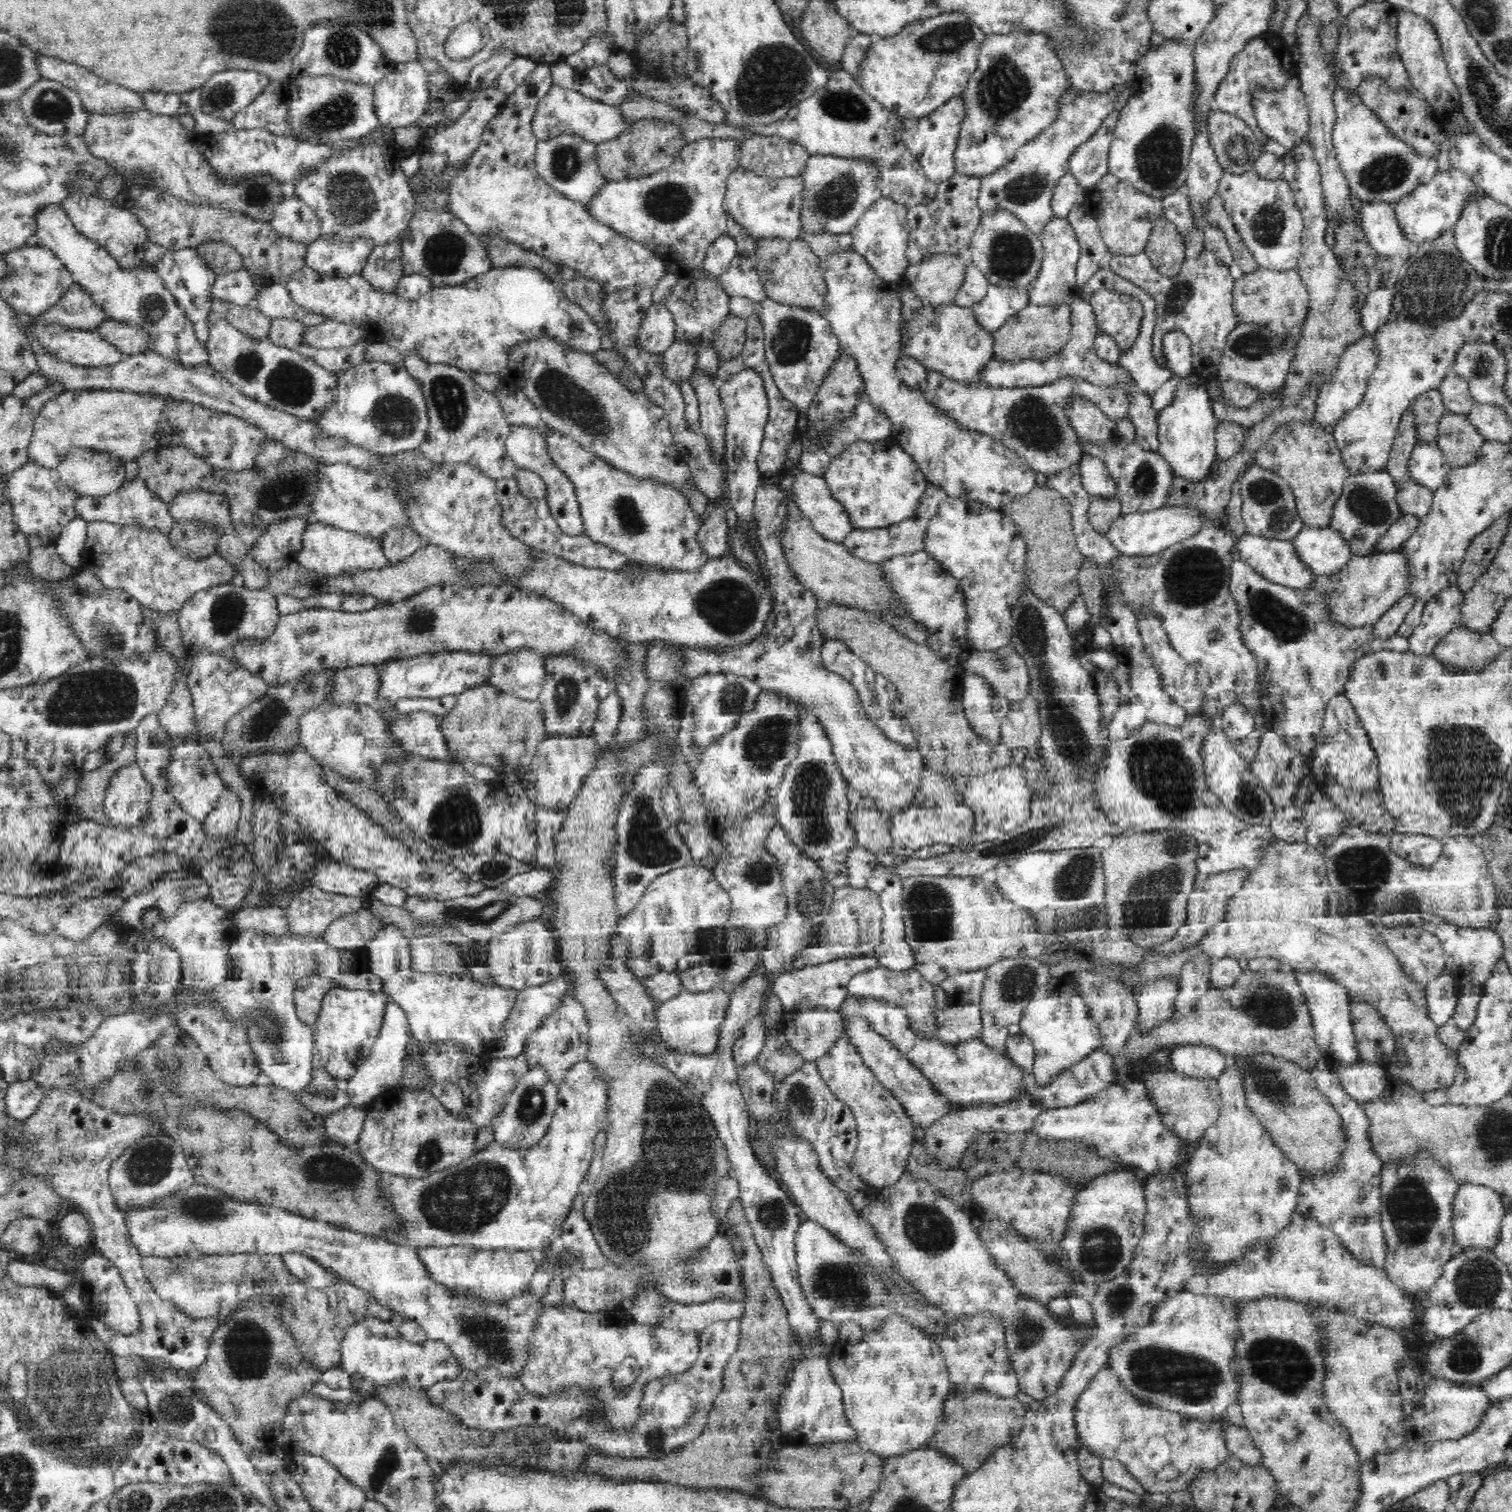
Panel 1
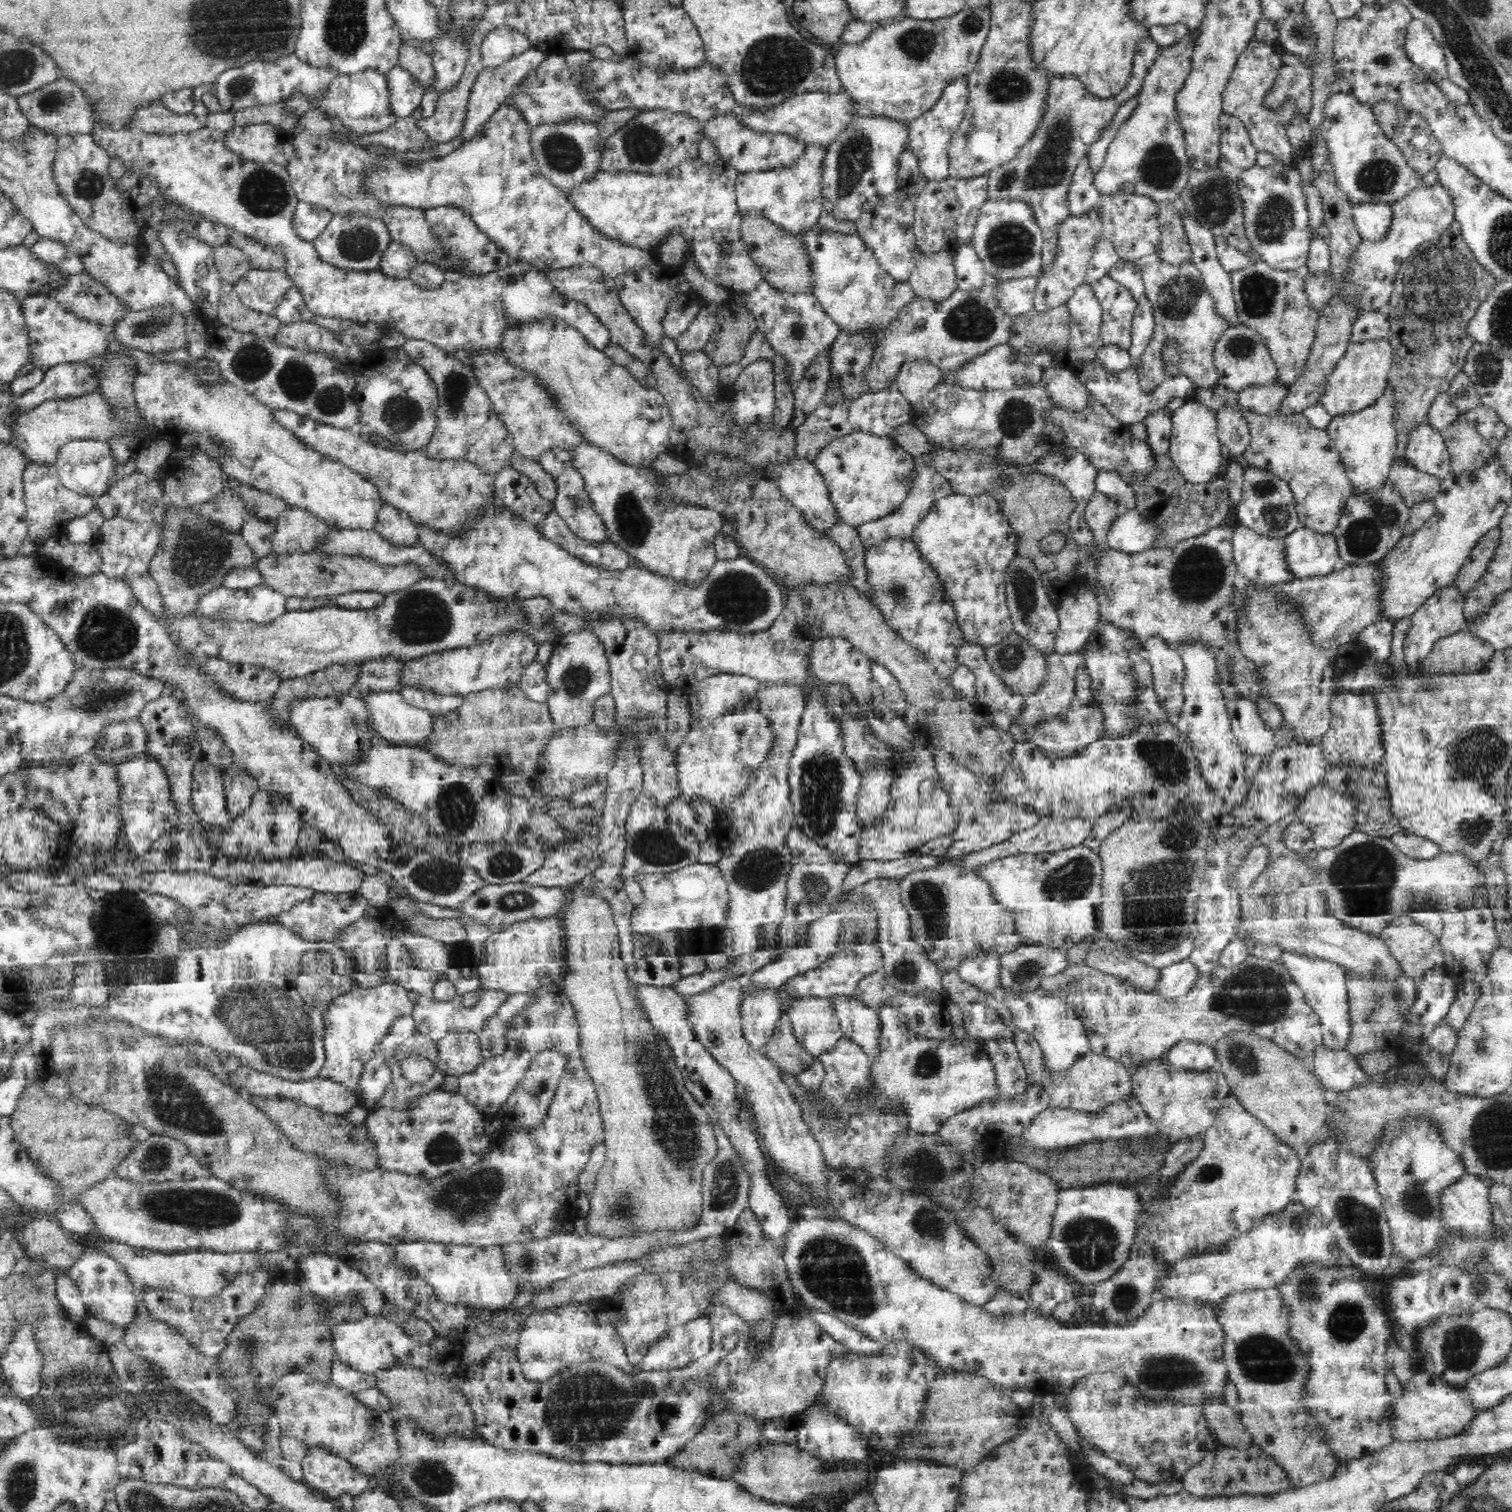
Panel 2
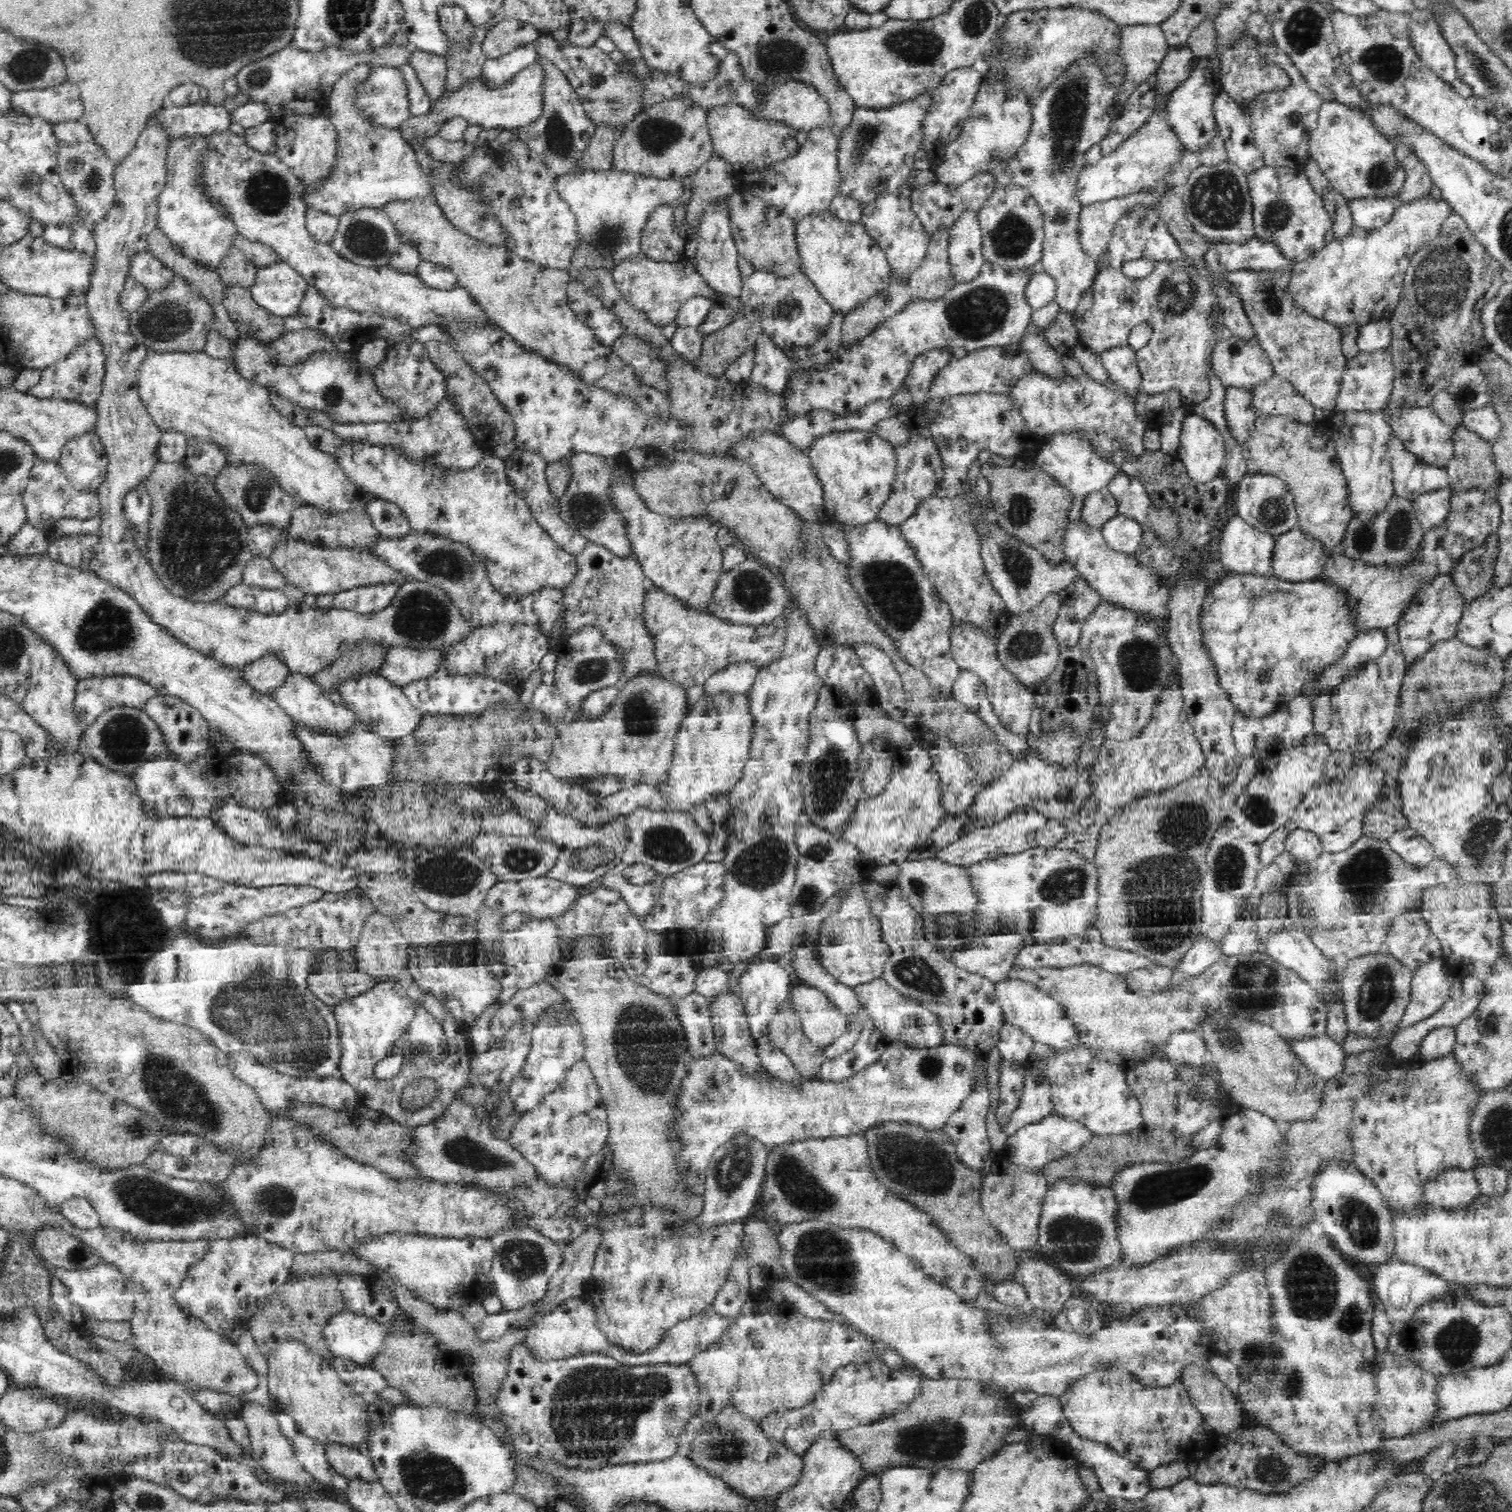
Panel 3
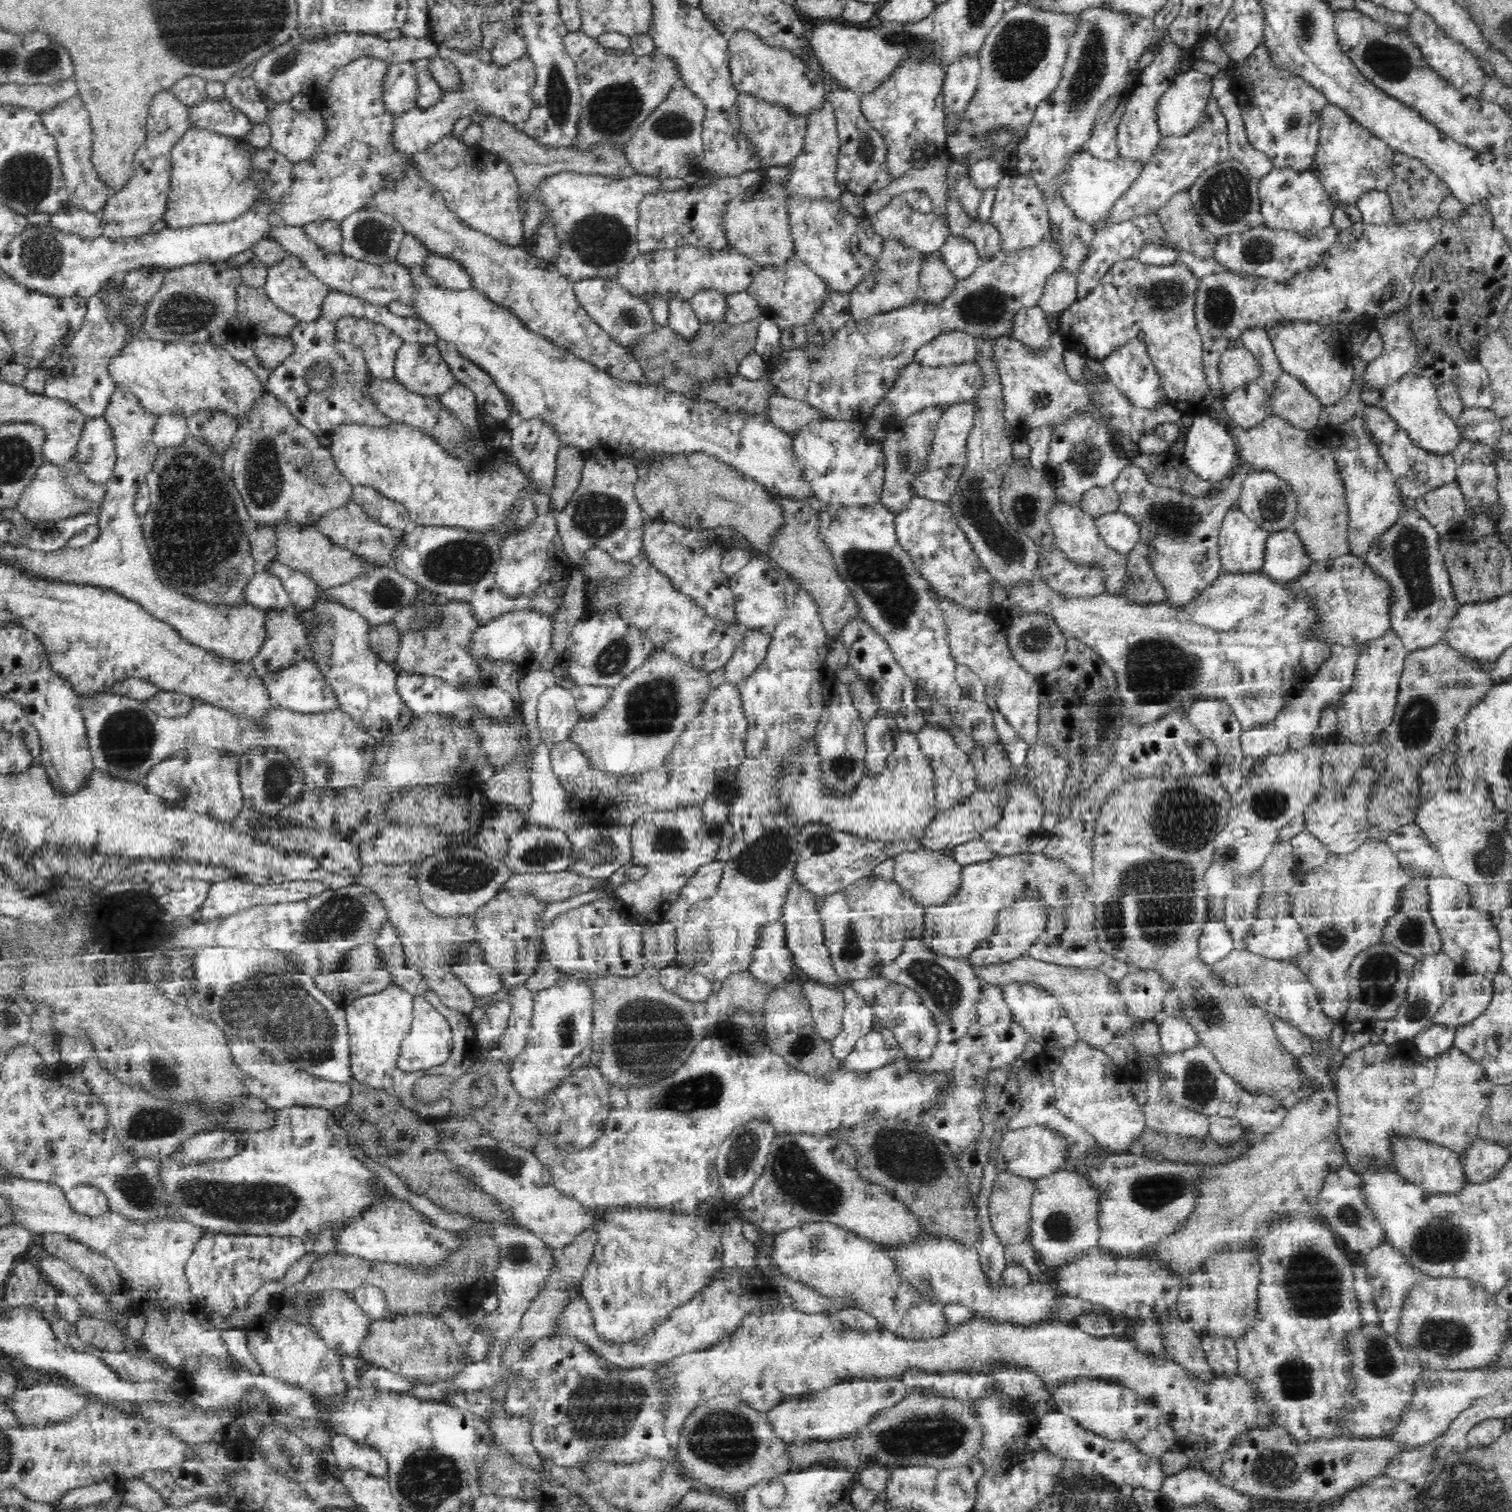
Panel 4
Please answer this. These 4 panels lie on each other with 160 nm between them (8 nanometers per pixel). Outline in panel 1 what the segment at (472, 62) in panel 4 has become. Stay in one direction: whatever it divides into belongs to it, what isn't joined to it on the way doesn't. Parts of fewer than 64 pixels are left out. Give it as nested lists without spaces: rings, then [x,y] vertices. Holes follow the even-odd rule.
[[[552,85],[548,94],[539,100],[532,124],[533,133],[538,141],[558,136],[560,133],[576,133],[598,144],[617,137],[630,125],[622,118],[618,106],[608,106],[582,95],[577,90],[558,85]]]

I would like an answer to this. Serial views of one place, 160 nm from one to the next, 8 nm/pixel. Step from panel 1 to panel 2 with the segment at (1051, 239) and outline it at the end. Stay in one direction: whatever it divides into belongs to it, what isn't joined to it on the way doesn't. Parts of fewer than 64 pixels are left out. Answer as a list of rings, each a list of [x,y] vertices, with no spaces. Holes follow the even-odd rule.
[[[1096,204],[1085,213],[1072,215],[1068,220],[1064,220],[1065,224],[1060,234],[1060,252],[1058,252],[1056,264],[1046,270],[1042,269],[1041,275],[1038,277],[1033,308],[1036,312],[1046,312],[1050,308],[1066,305],[1068,299],[1074,294],[1075,288],[1084,283],[1088,264],[1096,252],[1096,244],[1105,239],[1105,229],[1101,224],[1103,221],[1100,219],[1100,212],[1102,212],[1102,207],[1100,204]]]

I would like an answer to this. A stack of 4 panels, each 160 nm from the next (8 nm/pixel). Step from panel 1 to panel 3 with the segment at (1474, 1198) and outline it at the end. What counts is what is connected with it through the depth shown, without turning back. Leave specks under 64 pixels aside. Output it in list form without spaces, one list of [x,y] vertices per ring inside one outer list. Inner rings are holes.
[[[1458,1166],[1446,1167],[1425,1181],[1424,1202],[1444,1209],[1463,1209],[1480,1194],[1474,1171]]]

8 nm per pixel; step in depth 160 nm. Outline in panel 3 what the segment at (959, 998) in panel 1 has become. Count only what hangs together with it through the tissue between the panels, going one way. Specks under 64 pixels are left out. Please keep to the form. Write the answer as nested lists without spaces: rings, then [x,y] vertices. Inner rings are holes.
[[[1008,932],[997,934],[990,939],[972,942],[966,950],[949,955],[959,968],[969,970],[992,980],[995,984],[1007,979],[1016,956],[1035,939],[1030,934]]]

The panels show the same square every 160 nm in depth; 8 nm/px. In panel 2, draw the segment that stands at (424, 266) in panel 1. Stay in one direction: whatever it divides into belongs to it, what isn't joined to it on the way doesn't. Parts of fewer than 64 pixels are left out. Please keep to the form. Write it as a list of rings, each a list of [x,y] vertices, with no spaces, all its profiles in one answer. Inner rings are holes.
[[[442,205],[429,209],[426,212],[426,219],[432,226],[435,234],[438,234],[442,245],[450,247],[450,254],[446,261],[438,262],[438,266],[446,272],[457,272],[458,267],[466,269],[466,274],[486,274],[506,267],[512,259],[503,253],[494,239],[485,234],[472,219],[472,215],[466,209],[458,205]]]

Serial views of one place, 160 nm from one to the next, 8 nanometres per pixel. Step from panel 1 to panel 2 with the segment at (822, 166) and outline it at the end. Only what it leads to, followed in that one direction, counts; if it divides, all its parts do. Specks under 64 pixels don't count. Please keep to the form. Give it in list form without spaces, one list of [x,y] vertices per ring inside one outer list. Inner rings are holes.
[[[866,112],[856,113],[842,132],[827,146],[826,162],[824,162],[824,178],[822,178],[822,195],[824,195],[824,211],[832,213],[838,219],[857,221],[866,209],[871,209],[886,196],[894,194],[900,176],[900,158],[908,153],[904,146],[909,146],[908,125],[896,117],[876,116]]]

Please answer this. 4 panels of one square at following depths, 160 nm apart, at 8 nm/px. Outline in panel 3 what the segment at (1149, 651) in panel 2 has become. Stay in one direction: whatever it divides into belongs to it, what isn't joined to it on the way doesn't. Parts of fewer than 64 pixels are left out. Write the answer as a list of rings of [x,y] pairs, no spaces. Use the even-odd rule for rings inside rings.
[[[1180,681],[1172,682],[1172,688],[1160,696],[1161,704],[1154,708],[1150,724],[1137,737],[1126,740],[1104,740],[1098,750],[1098,766],[1090,768],[1087,783],[1091,786],[1089,797],[1069,817],[1060,820],[1066,834],[1053,847],[1077,852],[1086,862],[1093,862],[1102,825],[1112,818],[1129,800],[1148,793],[1180,784],[1203,770],[1206,755],[1200,739],[1187,719],[1184,695]]]

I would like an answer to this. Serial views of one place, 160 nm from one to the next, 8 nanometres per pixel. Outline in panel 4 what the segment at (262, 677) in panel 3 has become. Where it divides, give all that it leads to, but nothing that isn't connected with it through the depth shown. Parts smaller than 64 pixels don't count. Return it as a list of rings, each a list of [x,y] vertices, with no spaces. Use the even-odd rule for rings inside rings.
[[[269,608],[265,611],[265,623],[263,624],[263,628],[265,628],[263,630],[265,637],[262,646],[258,654],[252,660],[254,669],[256,669],[256,673],[258,673],[260,678],[266,671],[285,669],[296,661],[313,660],[308,627],[306,627],[304,619],[298,615],[298,611],[292,608]]]

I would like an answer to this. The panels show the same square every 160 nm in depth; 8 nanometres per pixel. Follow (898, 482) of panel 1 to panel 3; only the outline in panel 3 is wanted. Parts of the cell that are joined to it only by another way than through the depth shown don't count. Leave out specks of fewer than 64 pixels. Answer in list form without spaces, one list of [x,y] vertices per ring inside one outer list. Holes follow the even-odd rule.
[[[844,429],[844,432],[818,436],[806,454],[822,485],[825,514],[842,524],[864,524],[878,519],[880,509],[892,492],[892,480],[896,474],[894,446],[873,431]]]

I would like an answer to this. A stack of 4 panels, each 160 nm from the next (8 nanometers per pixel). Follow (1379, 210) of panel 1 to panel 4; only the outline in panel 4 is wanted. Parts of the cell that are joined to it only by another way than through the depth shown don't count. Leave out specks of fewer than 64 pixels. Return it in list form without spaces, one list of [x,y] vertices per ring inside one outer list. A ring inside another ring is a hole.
[[[1369,190],[1360,196],[1356,204],[1367,224],[1389,224],[1393,220],[1393,208],[1388,191]]]

